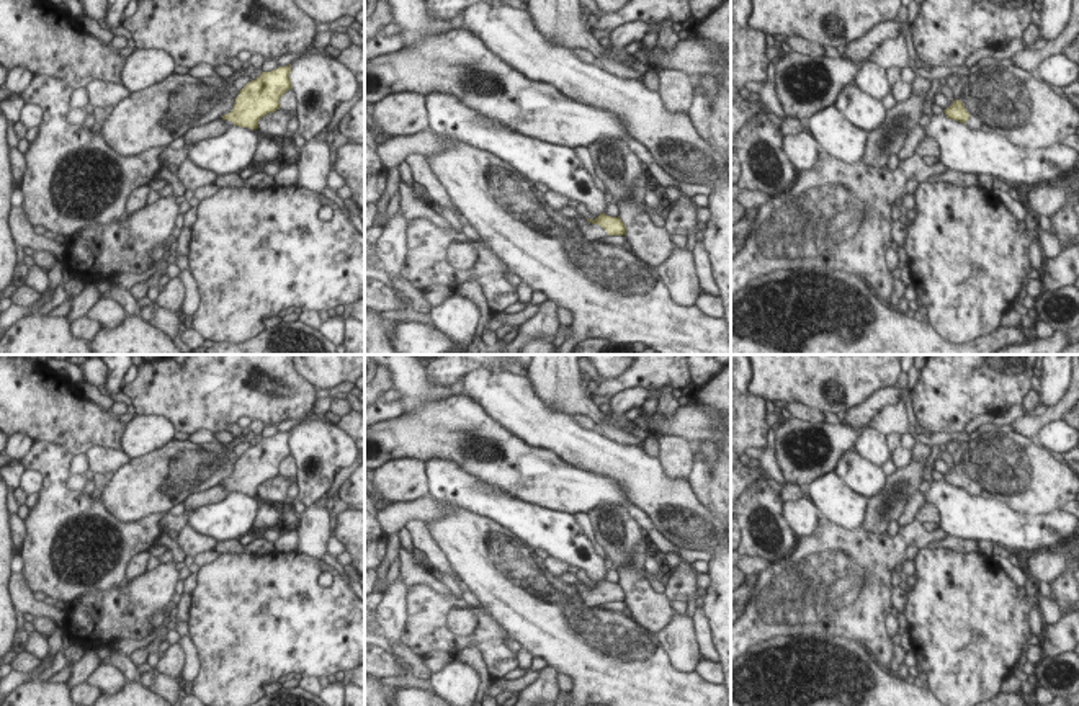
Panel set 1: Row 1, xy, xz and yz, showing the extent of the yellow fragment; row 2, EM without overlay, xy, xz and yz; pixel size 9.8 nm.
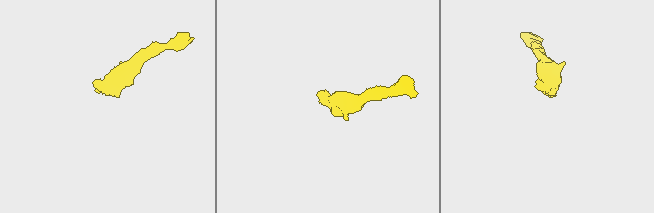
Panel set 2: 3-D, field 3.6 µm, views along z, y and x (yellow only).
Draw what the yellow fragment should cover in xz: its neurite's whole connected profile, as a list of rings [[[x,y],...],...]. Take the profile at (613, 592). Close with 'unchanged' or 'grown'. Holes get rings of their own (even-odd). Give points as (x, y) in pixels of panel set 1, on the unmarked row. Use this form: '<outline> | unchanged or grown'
[[[603,579],[593,587],[582,582],[577,582],[574,585],[577,587],[582,598],[585,600],[585,605],[589,606],[602,606],[603,603],[608,601],[626,601],[626,592],[620,585],[620,582],[611,583]]] | grown

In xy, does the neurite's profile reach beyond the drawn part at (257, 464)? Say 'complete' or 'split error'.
split error

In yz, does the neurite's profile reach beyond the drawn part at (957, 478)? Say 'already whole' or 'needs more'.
needs more

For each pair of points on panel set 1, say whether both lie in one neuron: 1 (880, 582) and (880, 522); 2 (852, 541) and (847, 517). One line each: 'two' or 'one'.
1: two
2: two

